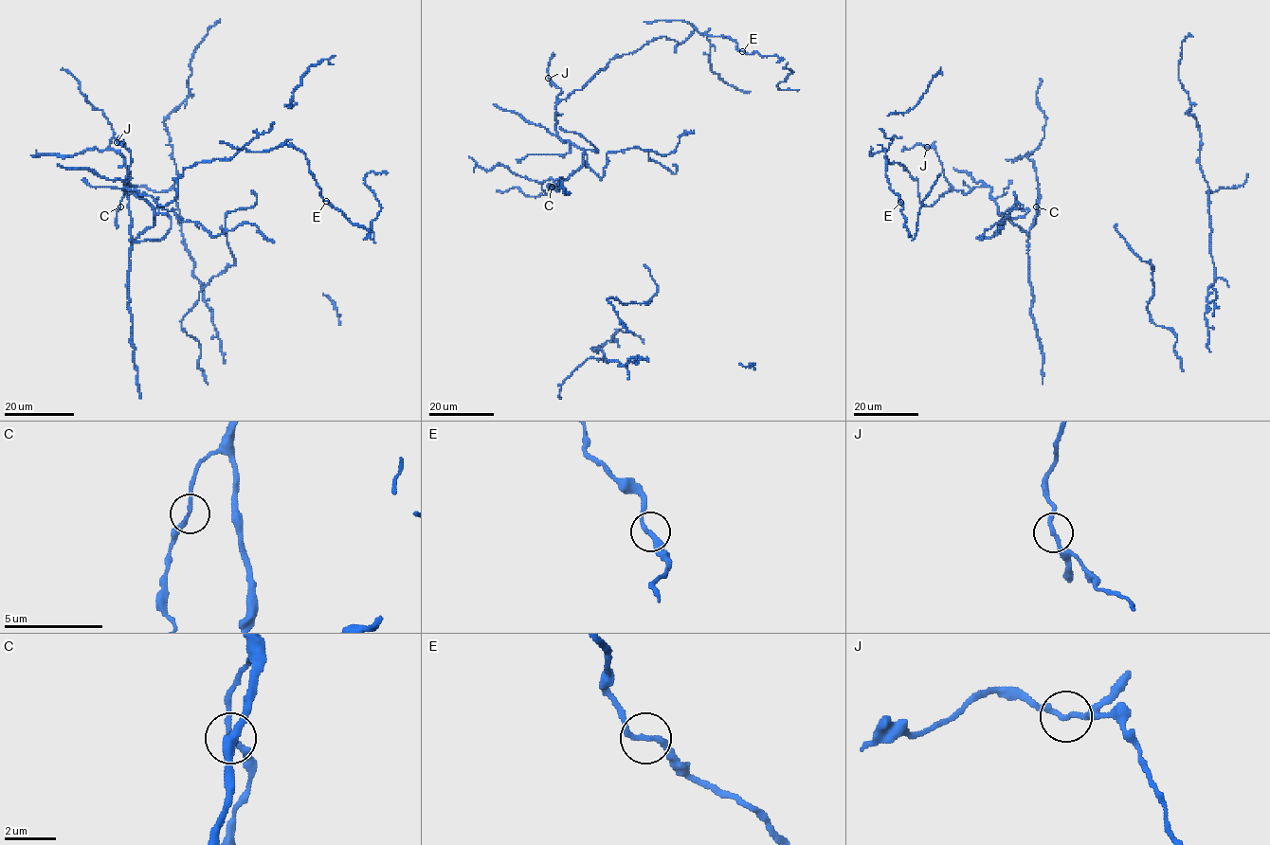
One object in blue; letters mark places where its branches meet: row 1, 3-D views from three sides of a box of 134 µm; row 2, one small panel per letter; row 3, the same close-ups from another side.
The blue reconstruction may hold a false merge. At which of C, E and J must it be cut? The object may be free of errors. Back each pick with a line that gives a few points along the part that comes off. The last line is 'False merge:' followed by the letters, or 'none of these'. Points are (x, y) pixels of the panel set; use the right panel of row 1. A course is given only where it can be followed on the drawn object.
False merge: none of these

